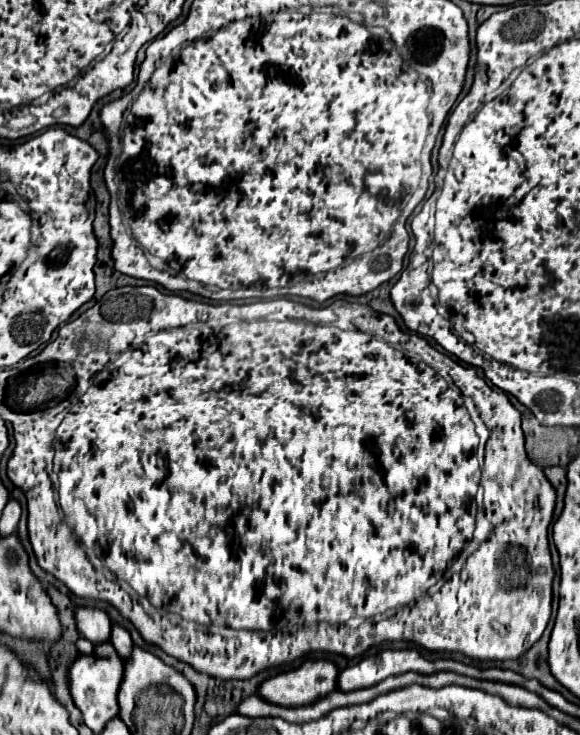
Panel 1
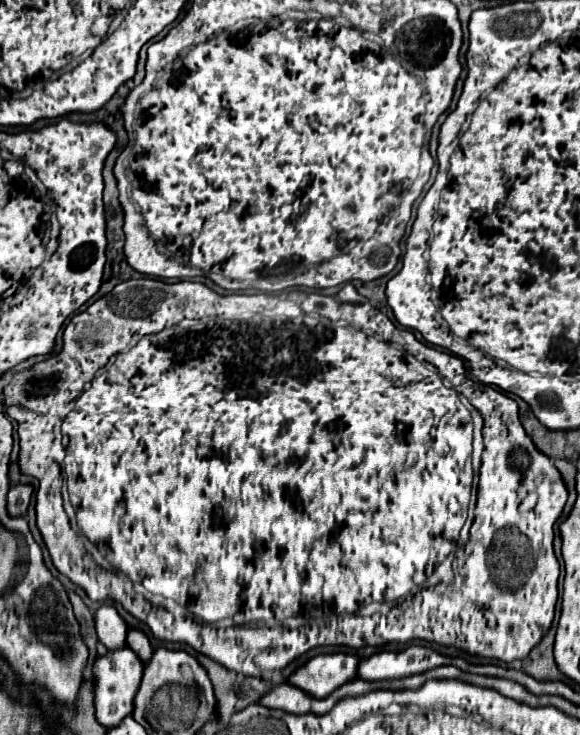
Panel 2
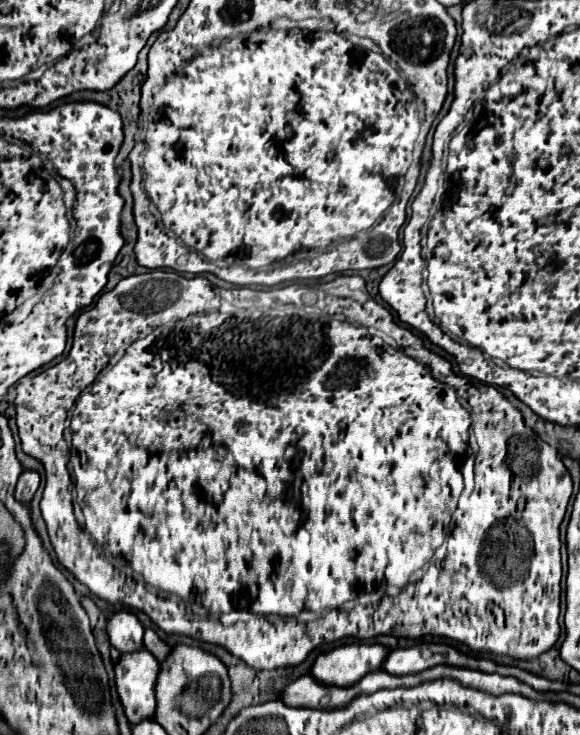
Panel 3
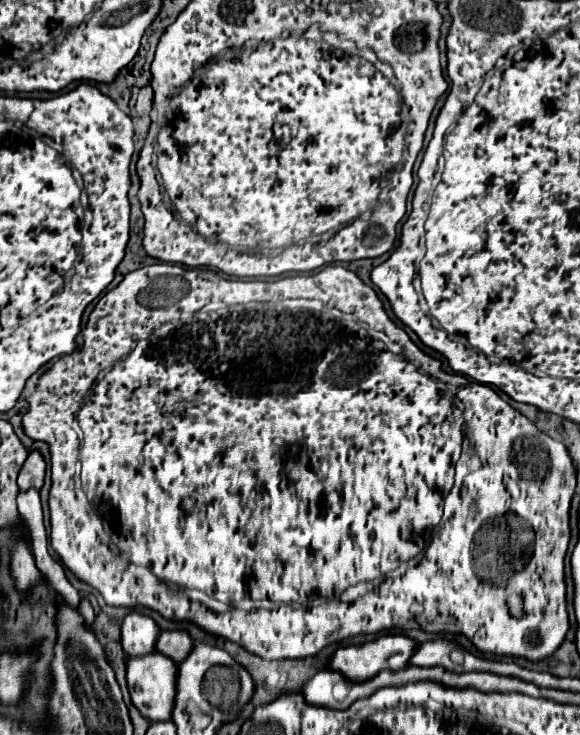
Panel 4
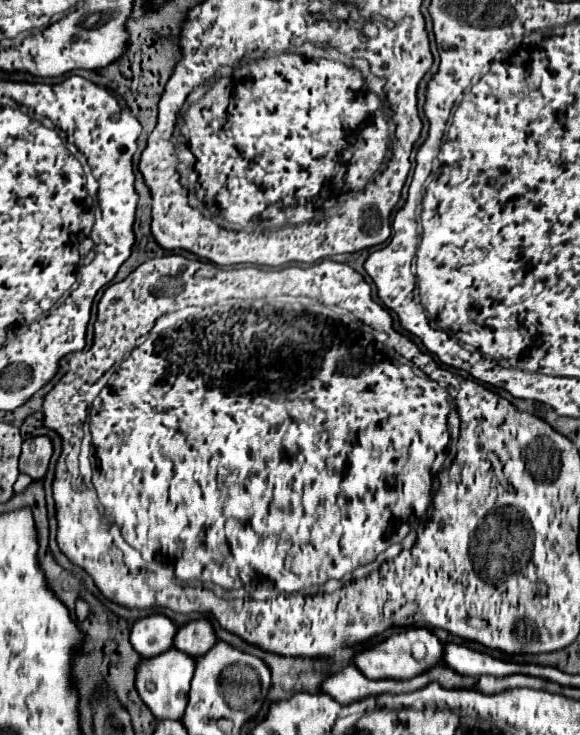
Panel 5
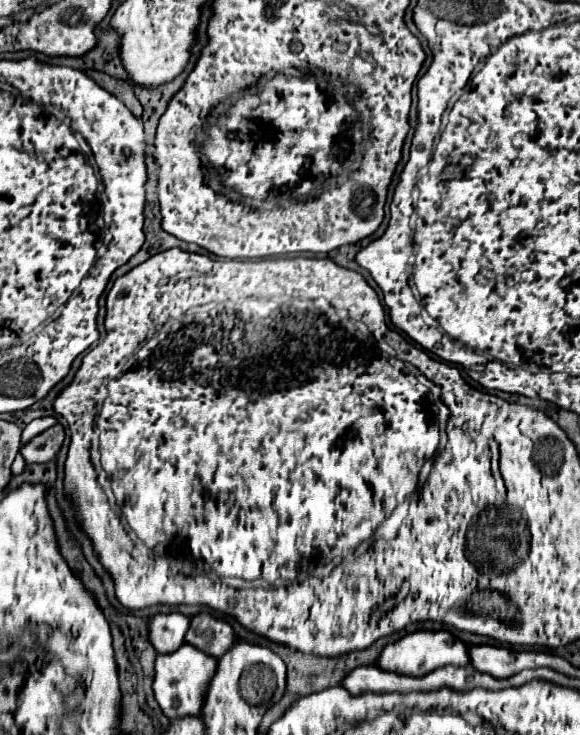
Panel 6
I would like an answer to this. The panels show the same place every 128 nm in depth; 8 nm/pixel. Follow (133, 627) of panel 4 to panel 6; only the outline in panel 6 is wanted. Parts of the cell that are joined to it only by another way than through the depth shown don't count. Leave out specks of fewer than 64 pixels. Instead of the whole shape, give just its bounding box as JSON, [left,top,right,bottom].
[148,612,190,654]

